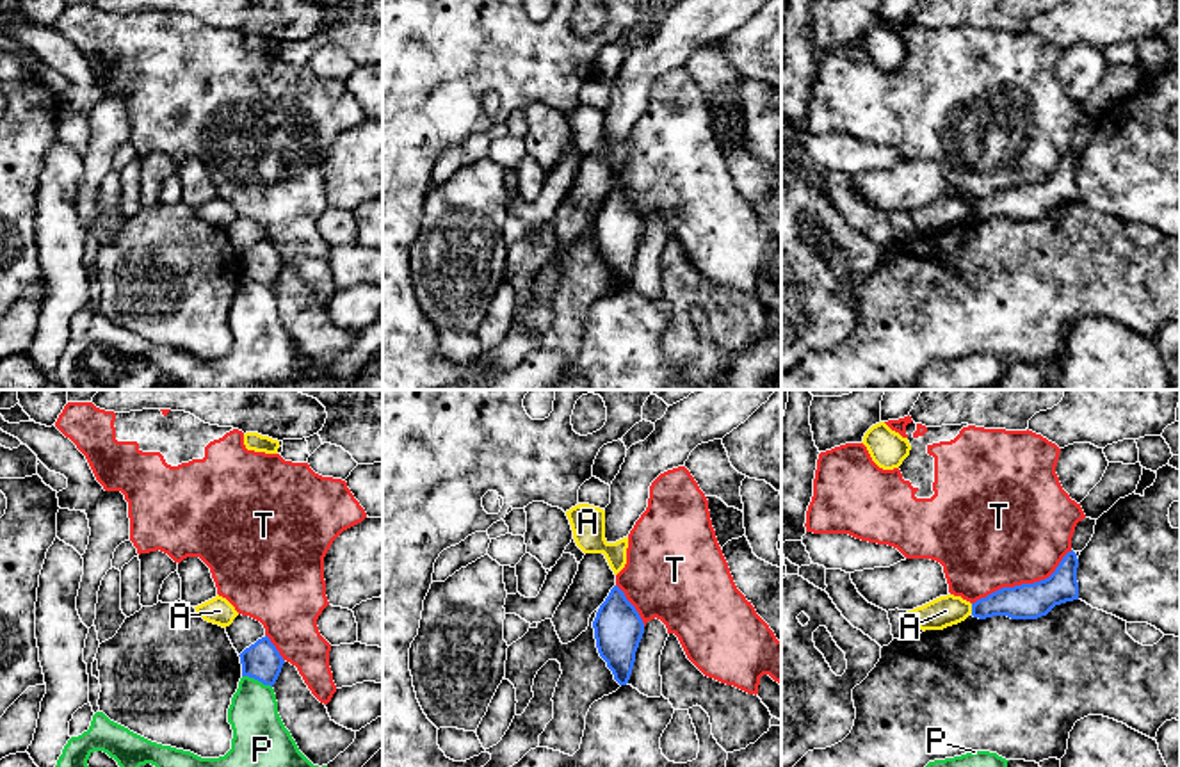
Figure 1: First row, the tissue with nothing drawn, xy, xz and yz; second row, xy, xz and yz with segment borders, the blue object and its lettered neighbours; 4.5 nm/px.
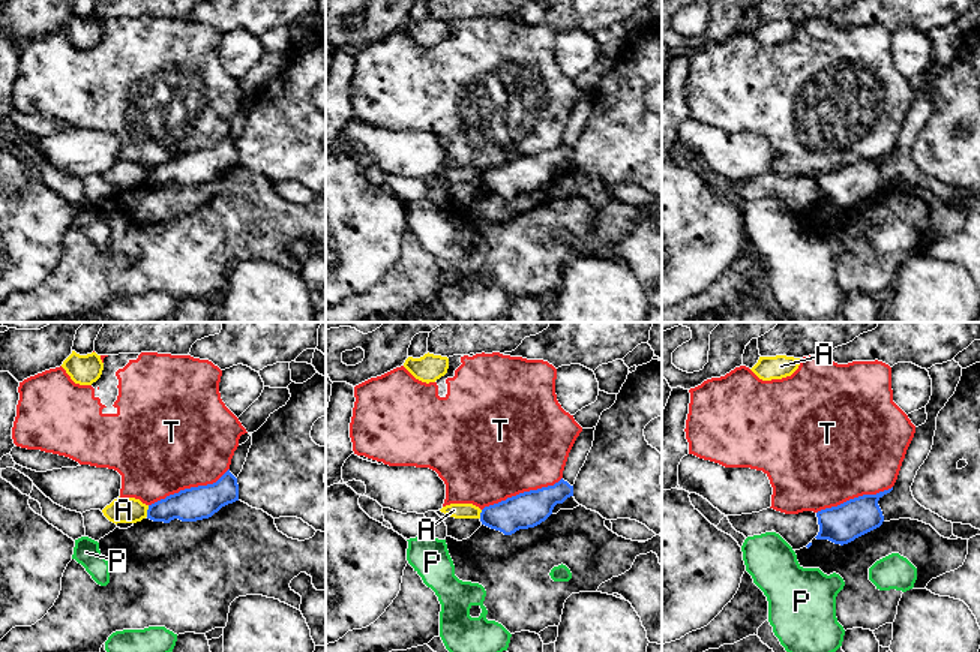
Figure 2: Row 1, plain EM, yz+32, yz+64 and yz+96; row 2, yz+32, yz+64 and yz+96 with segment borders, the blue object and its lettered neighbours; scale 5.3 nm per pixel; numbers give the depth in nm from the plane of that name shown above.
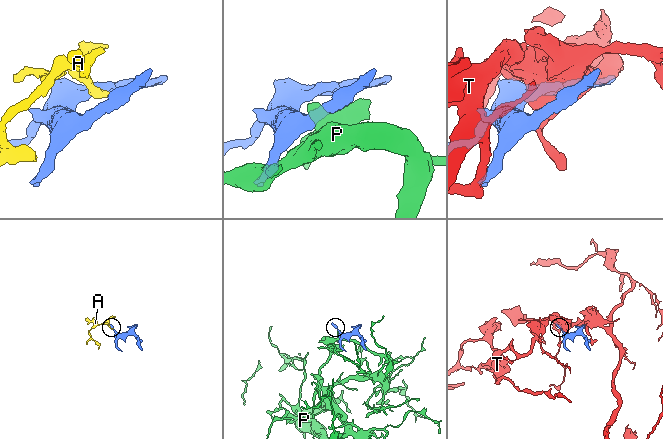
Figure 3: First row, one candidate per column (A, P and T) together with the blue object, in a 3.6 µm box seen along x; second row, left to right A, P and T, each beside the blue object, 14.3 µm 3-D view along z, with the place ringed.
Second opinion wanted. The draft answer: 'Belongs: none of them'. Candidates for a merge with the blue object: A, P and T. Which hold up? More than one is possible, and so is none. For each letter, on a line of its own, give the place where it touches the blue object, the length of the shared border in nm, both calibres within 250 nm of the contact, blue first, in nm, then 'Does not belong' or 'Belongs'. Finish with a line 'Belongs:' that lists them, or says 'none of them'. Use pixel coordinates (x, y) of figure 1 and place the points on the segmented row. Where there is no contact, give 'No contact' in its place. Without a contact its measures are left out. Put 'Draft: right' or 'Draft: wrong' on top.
Draft: right
A: Touches blue at yz (972, 609). Shared border 50 nm. Thickness 160 nm (blue) against 140 nm. Does not belong
P: Touches blue at xy (257, 678). Shared border 150 nm. Thickness 170 nm (blue) against 240 nm. Does not belong
T: Touches blue at yz (1024, 584). Shared border 500 nm. Thickness 160 nm (blue) against 500 nm. Does not belong
Belongs: none of them

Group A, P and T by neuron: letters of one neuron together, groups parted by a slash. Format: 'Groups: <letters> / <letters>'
Groups: A / P / T

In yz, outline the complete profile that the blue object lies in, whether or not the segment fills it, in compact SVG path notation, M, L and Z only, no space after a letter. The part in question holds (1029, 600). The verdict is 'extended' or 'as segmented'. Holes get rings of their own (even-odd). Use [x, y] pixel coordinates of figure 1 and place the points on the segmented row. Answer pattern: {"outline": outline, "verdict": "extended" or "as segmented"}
{"outline": "M1068 552L1055 571L1039 582L1002 587L972 603L972 616L979 619L1007 616L1011 619L1038 619L1055 605L1079 600L1079 559Z", "verdict": "as segmented"}

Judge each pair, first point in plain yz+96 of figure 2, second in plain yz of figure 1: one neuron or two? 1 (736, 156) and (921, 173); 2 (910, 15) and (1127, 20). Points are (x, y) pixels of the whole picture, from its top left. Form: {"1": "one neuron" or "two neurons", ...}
{"1": "one neuron", "2": "one neuron"}

